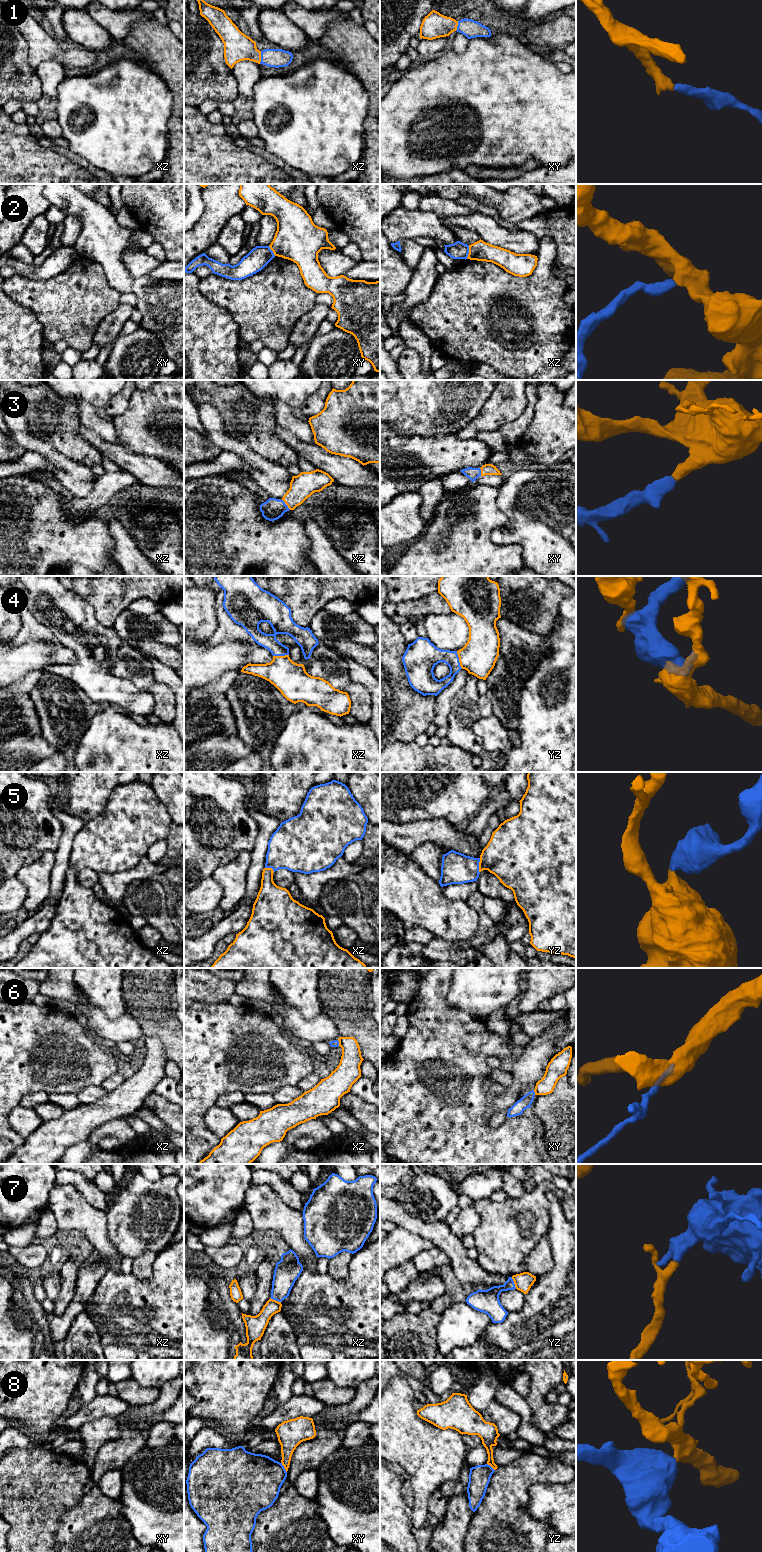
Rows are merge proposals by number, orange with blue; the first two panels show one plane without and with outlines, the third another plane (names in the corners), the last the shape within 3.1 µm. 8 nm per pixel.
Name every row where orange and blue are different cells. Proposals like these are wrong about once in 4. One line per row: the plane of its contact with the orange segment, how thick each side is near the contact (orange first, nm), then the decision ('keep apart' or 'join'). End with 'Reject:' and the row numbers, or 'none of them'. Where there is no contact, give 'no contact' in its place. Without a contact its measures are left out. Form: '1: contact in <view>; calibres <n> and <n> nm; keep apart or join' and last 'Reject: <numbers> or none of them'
1: contact in xz; calibres 220 and 150 nm; join
2: contact in xz; calibres 160 and 140 nm; keep apart
3: contact in xz; calibres 200 and 170 nm; join
4: contact in yz; calibres 280 and 180 nm; join
5: contact in yz; calibres 380 and 260 nm; join
6: contact in xy; calibres 150 and 100 nm; keep apart
7: contact in yz; calibres 140 and 180 nm; join
8: contact in xy; calibres 190 and 420 nm; keep apart
Reject: 2, 6, 8

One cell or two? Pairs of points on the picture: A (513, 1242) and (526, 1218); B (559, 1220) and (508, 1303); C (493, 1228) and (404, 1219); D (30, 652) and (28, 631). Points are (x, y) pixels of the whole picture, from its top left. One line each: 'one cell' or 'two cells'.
A: one cell
B: two cells
C: two cells
D: two cells

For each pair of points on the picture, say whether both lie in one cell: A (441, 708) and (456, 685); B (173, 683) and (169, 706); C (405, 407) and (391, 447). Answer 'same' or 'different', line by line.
A: same
B: different
C: different

